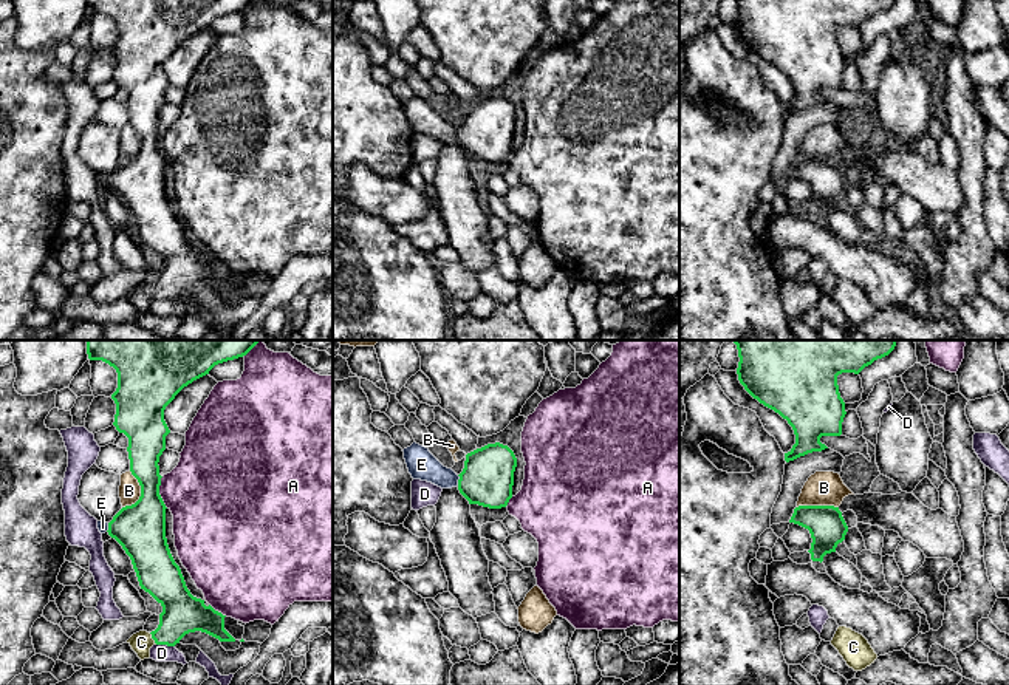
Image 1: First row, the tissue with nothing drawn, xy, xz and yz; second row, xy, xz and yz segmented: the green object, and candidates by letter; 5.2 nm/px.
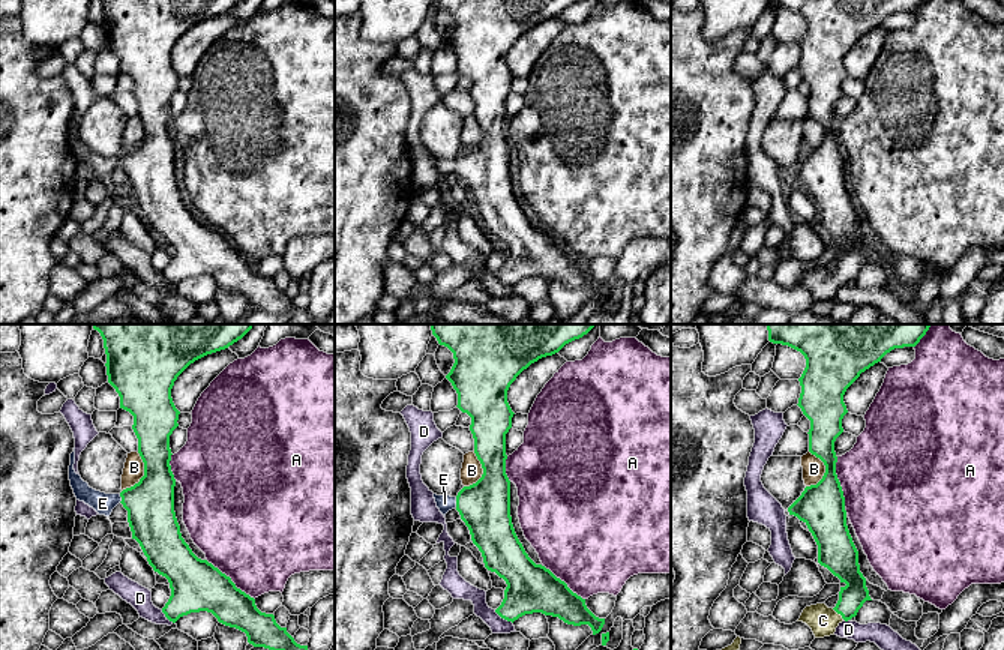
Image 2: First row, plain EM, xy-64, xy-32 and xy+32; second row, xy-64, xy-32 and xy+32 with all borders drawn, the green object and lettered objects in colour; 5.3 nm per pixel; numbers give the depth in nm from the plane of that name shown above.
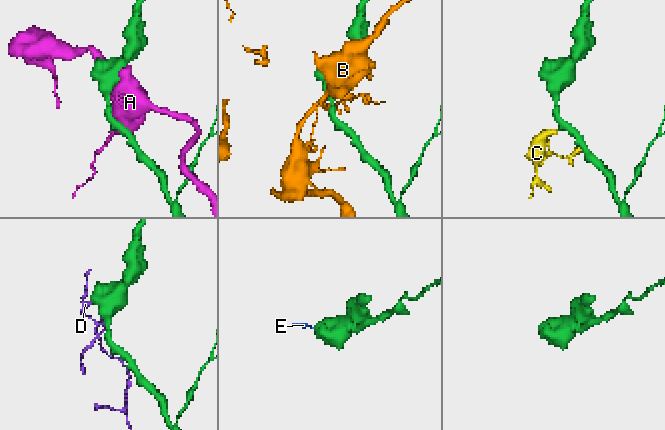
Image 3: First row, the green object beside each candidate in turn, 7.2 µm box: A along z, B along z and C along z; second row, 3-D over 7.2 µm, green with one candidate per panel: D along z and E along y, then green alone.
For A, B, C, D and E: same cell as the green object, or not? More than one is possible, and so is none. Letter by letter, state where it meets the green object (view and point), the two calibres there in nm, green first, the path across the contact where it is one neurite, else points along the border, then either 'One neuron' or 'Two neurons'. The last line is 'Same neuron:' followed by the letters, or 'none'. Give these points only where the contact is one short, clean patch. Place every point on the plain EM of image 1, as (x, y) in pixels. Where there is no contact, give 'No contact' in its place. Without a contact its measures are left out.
A: Touches green at xy (158, 146). Thickness 260 nm (green) against 420 nm. Two neurons
B: Touches green at xy (141, 146). Thickness 260 nm (green) against 110 nm. Two neurons
C: Touches green at xy (152, 291). Thickness 200 nm (green) against 120 nm. Path across: xy (181, 266), (152, 291), (141, 296). One neuron
D: Touches green at xy (166, 297). Thickness 200 nm (green) against 100 nm. Two neurons
E: Touches green at xz (458, 133). Thickness 280 nm (green) against 150 nm. Path across: xz (488, 130), (485, 133), (458, 133), (444, 132), (421, 118). One neuron
Same neuron: C, E

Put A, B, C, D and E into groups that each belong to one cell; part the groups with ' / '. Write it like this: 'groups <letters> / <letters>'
groups A / B / C E / D

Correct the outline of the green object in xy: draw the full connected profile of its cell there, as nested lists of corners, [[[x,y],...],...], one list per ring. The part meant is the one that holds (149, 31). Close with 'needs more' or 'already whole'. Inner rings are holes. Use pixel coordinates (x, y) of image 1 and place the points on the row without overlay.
[[[87,0],[90,14],[102,14],[118,26],[118,42],[111,48],[116,57],[113,79],[128,91],[130,125],[141,139],[139,153],[122,161],[110,176],[97,175],[101,187],[115,192],[130,210],[141,243],[149,246],[161,260],[159,278],[155,285],[139,285],[127,297],[141,314],[150,311],[153,298],[175,300],[195,285],[206,286],[220,295],[235,295],[224,283],[224,271],[204,254],[190,247],[180,220],[175,216],[166,192],[166,158],[159,148],[159,110],[166,104],[166,90],[170,87],[164,63],[175,49],[193,34],[209,28],[223,15],[246,9],[254,0]]] | needs more

